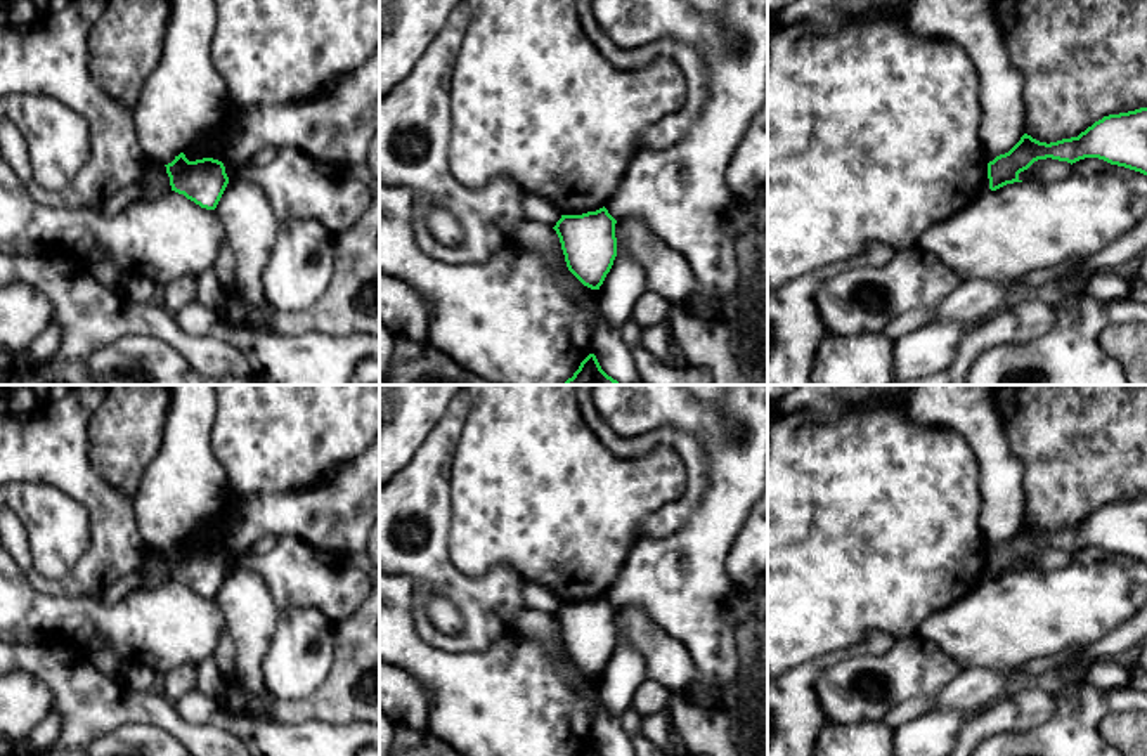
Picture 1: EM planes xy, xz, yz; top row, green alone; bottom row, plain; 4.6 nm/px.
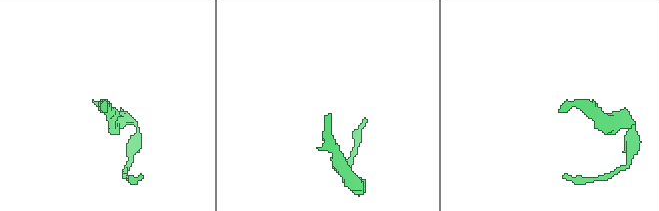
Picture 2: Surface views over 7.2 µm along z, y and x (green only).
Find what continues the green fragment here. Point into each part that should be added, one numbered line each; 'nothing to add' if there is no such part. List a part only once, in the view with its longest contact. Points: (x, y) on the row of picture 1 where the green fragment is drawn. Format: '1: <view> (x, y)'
nothing to add

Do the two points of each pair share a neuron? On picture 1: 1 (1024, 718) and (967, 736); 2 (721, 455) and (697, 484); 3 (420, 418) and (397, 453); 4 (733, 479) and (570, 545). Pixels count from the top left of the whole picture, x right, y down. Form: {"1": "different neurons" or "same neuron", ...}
{"1": "same neuron", "2": "different neurons", "3": "same neuron", "4": "different neurons"}

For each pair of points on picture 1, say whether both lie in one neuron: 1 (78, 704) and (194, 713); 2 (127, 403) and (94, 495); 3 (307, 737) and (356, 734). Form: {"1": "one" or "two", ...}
{"1": "two", "2": "two", "3": "one"}

